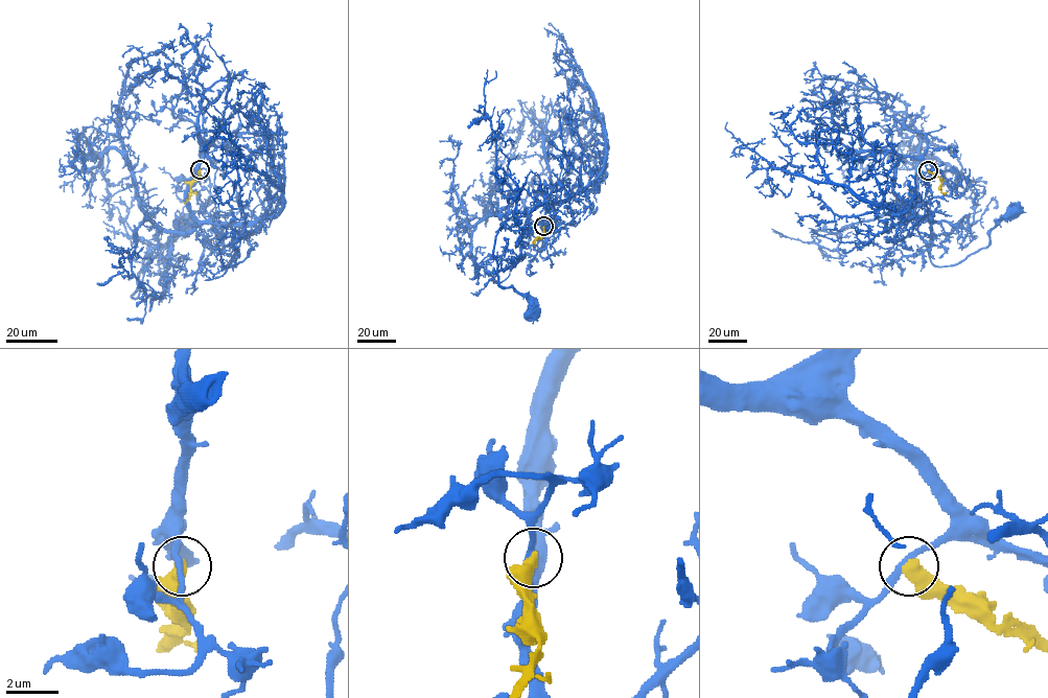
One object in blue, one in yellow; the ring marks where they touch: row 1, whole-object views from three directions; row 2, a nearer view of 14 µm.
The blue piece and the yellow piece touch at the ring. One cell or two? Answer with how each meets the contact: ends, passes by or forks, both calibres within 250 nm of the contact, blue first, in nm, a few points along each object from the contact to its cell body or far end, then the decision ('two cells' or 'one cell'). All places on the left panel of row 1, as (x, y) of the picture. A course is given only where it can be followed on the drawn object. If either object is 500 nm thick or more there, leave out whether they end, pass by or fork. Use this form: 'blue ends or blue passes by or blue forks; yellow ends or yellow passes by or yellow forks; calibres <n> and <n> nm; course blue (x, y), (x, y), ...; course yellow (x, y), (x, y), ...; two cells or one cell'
calibres 240 and 550 nm; course blue (200, 169), (204, 150), (186, 199), (194, 225), (159, 232), (158, 252), (135, 298), (138, 275), (184, 226); course yellow (200, 169), (200, 176), (184, 204); two cells

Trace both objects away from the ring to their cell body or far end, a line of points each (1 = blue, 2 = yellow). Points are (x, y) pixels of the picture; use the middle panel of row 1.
1: (544, 226), (548, 199), (534, 192), (539, 205), (513, 212), (493, 251), (498, 283), (522, 294), (532, 311)
2: (544, 226), (544, 234), (532, 242)

